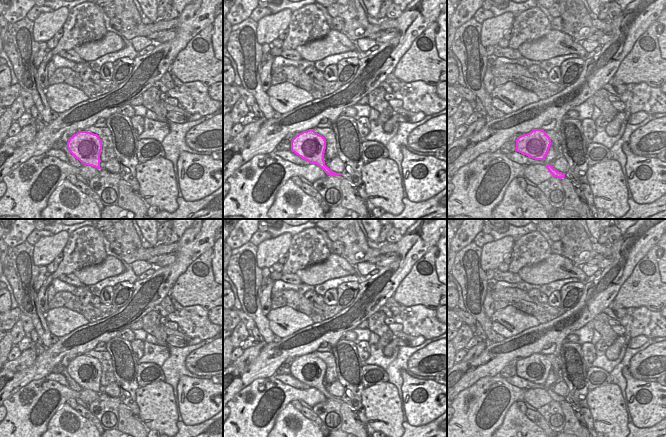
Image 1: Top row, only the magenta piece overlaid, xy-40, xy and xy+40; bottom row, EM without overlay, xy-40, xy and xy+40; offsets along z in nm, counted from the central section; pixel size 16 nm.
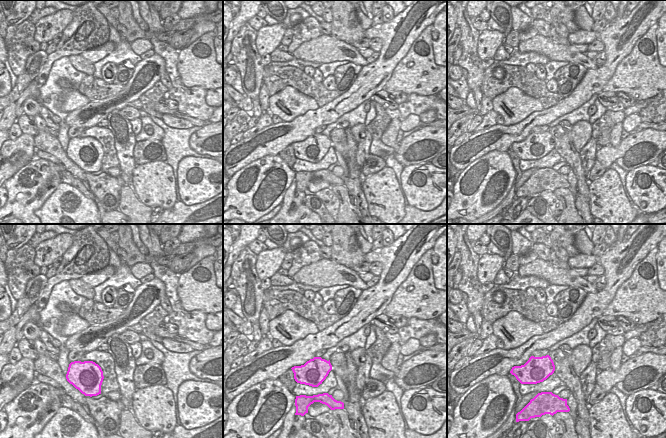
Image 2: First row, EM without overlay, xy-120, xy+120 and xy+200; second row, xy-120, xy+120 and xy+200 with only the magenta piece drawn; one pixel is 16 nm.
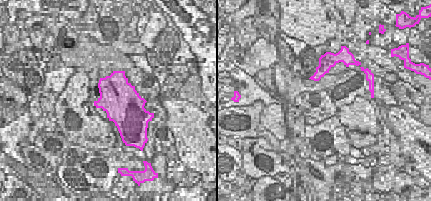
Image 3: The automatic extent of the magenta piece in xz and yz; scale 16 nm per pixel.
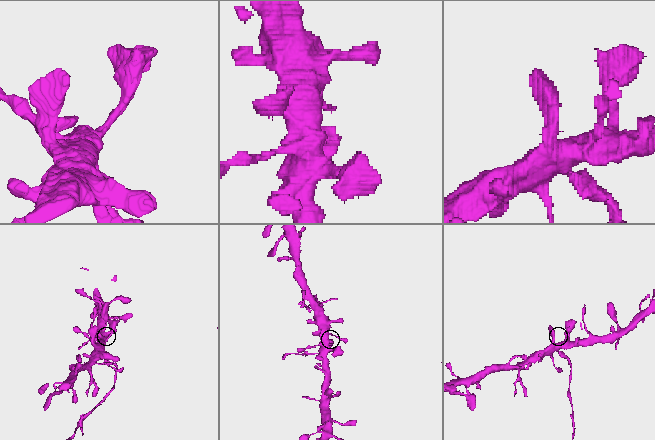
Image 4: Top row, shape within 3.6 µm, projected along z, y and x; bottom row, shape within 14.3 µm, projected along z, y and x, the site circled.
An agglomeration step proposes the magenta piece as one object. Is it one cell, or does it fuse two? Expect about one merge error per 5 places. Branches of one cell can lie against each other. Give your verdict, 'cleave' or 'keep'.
cleave

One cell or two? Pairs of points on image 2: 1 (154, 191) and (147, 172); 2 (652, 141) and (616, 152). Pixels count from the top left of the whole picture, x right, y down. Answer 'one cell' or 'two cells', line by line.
1: one cell
2: one cell

